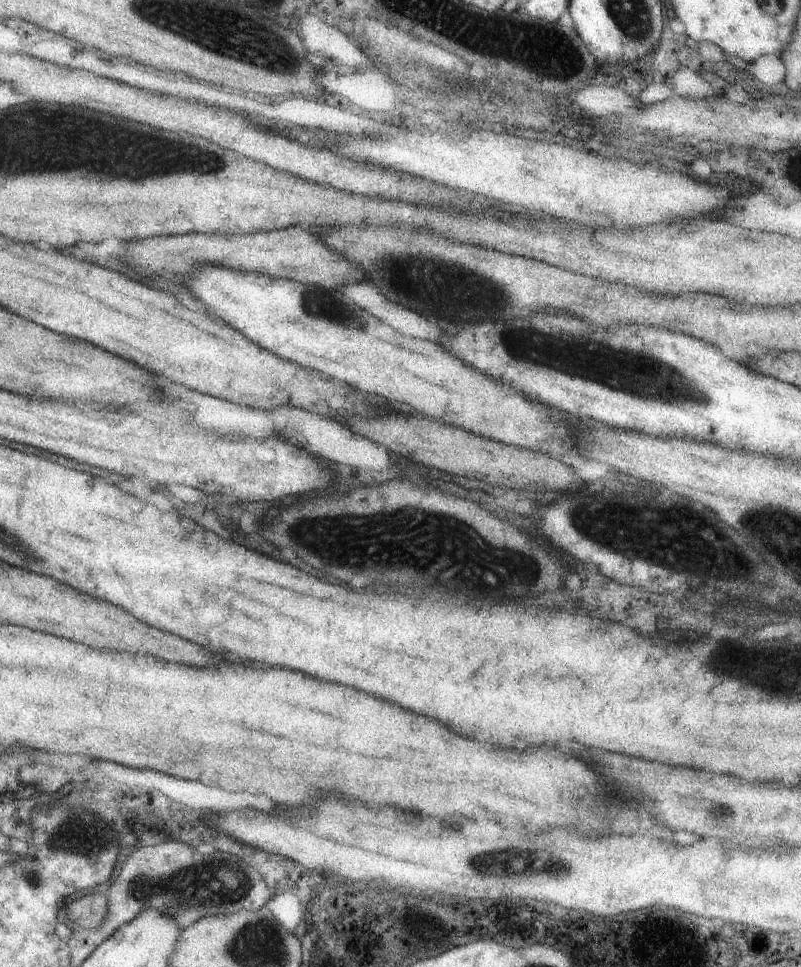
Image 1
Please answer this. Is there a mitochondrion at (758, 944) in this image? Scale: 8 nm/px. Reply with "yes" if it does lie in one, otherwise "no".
no

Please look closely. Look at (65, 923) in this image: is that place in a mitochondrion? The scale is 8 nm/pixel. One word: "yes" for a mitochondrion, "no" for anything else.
no

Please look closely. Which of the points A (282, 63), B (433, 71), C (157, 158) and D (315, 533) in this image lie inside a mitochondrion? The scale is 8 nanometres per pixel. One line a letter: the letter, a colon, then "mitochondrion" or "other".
A: mitochondrion
B: mitochondrion
C: mitochondrion
D: mitochondrion

